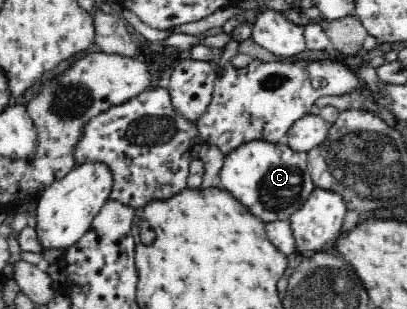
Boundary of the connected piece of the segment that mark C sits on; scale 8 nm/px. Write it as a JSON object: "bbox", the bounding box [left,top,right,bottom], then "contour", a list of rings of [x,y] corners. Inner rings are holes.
{"bbox":[220,141,317,223],"contour":[[[253,141],[229,154],[220,171],[220,179],[226,190],[244,204],[251,214],[266,223],[287,221],[317,188],[309,171],[308,158],[307,152],[295,151],[285,142],[271,145],[263,141]]]}

